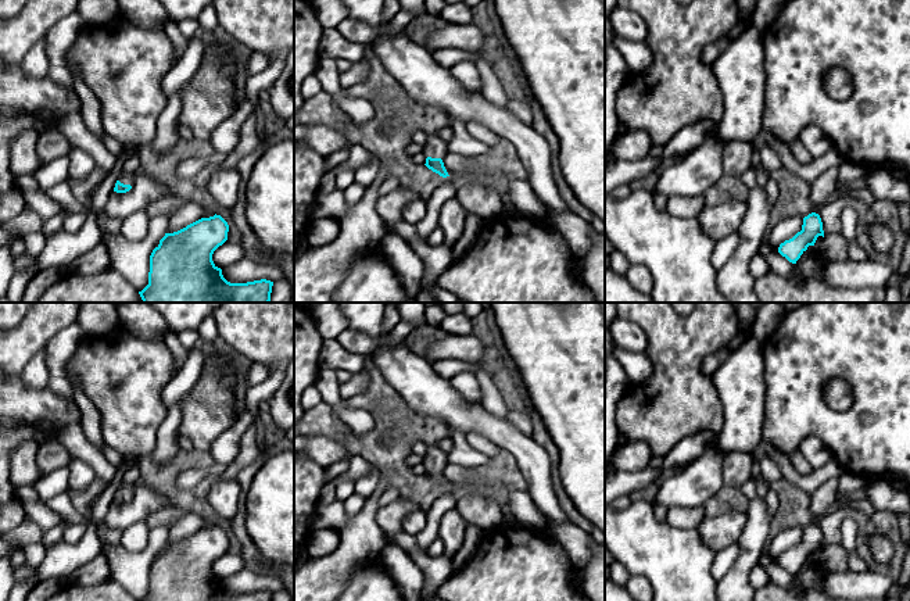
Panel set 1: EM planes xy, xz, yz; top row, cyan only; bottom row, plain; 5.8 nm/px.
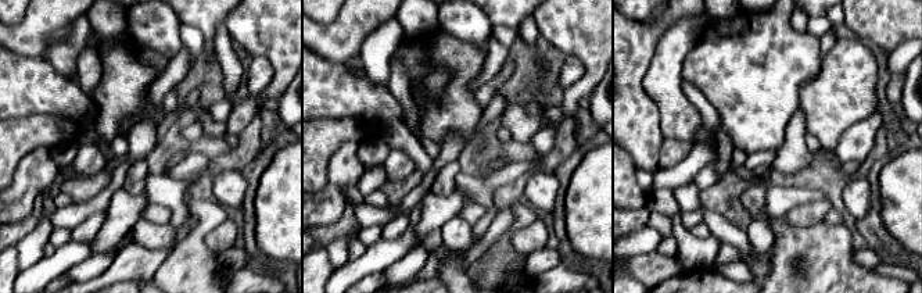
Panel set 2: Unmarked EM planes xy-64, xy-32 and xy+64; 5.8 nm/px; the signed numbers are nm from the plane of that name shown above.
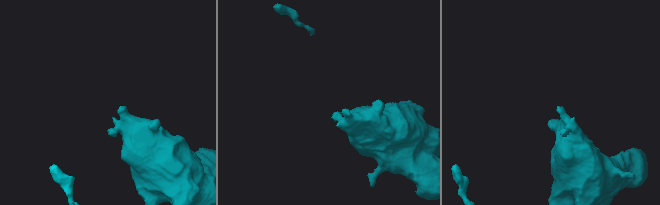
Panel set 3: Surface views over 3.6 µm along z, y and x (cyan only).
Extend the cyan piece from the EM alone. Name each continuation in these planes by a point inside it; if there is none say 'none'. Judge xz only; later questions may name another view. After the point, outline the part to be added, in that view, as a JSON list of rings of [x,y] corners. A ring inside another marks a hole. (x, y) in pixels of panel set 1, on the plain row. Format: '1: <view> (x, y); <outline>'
1: xz (436, 458); [[[427,444],[427,446],[429,446],[429,451],[427,451],[426,458],[423,459],[423,465],[426,468],[444,471],[447,465],[447,454],[441,451],[437,447],[437,444]]]

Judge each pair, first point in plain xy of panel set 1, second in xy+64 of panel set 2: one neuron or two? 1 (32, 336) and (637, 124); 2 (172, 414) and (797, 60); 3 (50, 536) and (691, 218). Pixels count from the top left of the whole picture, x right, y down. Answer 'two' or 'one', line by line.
1: one
2: two
3: one

